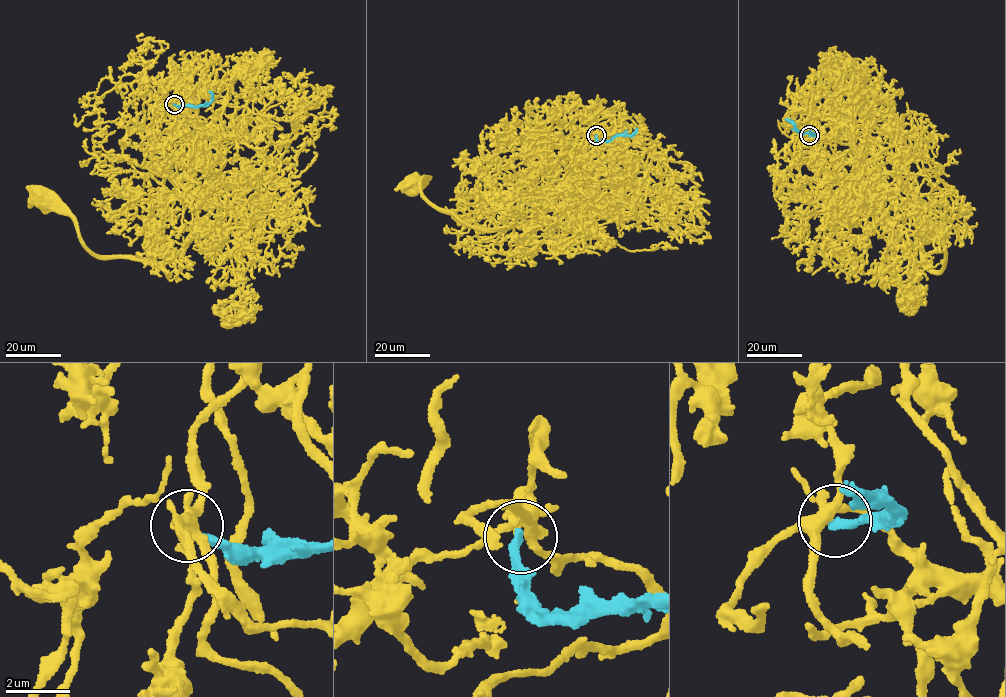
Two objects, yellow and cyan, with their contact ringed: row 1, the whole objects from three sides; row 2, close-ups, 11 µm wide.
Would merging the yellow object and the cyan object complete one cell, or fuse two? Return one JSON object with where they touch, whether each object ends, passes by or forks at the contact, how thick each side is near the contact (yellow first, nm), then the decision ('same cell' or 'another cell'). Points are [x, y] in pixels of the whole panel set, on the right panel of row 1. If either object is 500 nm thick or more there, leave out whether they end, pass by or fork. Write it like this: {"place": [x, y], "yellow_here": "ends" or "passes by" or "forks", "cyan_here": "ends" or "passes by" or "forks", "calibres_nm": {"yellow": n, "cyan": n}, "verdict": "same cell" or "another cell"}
{"place": [809, 135], "yellow_here": "forks", "cyan_here": "ends", "calibres_nm": {"yellow": 320, "cyan": 300}, "verdict": "another cell"}

